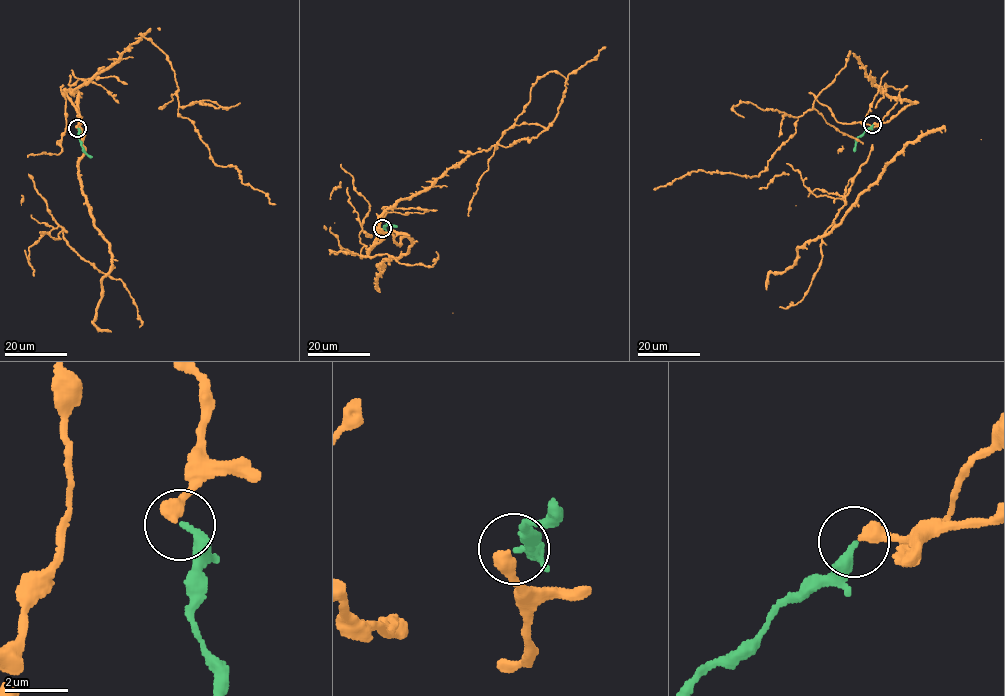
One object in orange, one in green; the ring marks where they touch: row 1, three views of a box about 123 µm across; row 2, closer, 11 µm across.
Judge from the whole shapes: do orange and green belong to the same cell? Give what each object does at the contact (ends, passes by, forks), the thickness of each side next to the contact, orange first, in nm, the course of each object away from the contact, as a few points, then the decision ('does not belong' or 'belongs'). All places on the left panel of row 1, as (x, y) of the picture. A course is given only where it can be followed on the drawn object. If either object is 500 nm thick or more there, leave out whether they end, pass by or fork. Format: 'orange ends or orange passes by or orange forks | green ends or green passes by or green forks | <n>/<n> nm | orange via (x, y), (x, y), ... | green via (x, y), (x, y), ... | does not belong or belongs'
orange ends | green ends | 440/280 nm | orange via (76, 128), (67, 91), (146, 32), (174, 72), (179, 114), (210, 157), (276, 204) | green via (77, 128), (83, 149), (92, 157) | belongs

